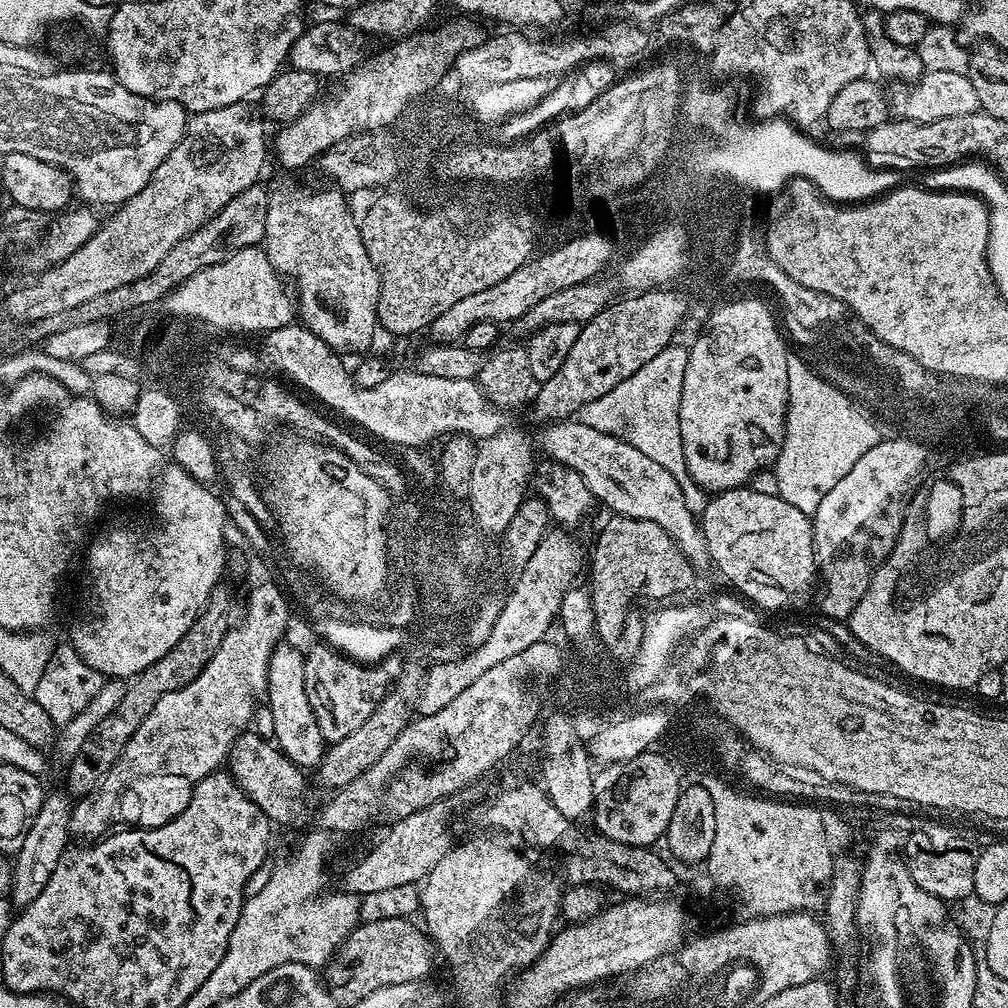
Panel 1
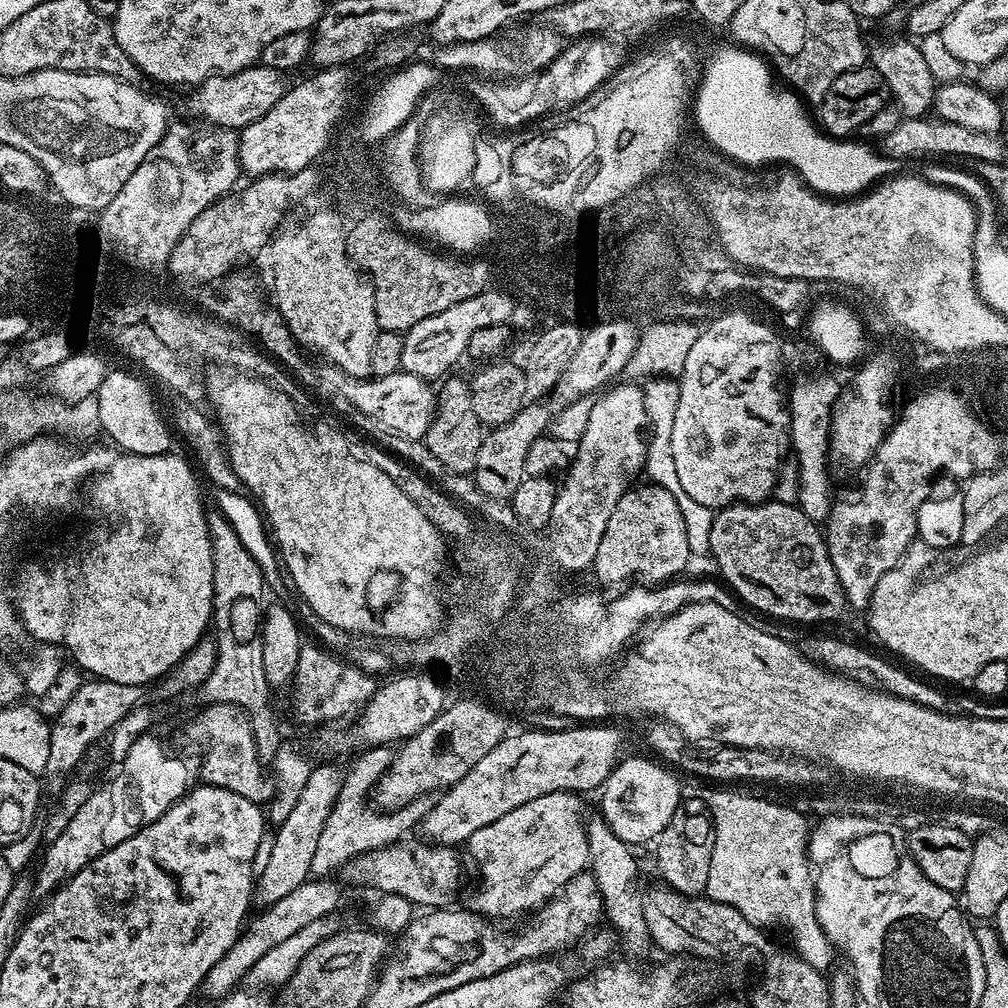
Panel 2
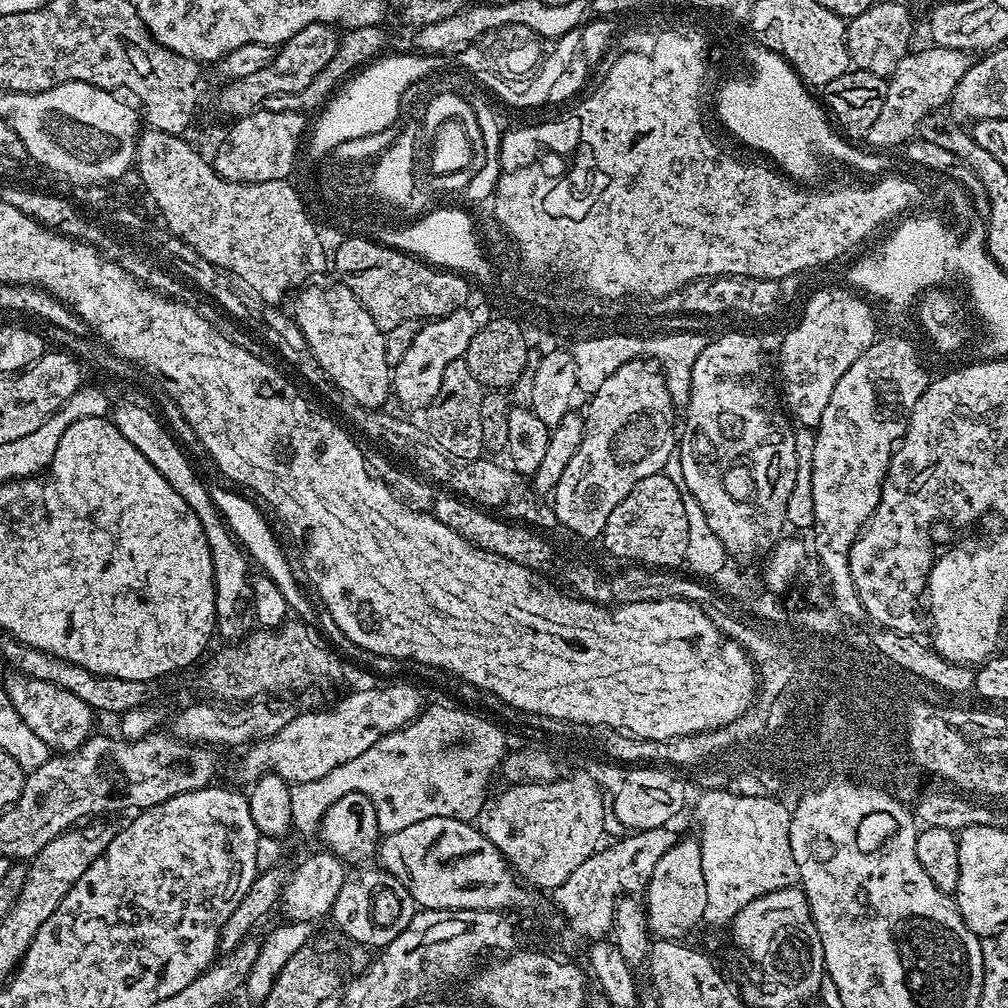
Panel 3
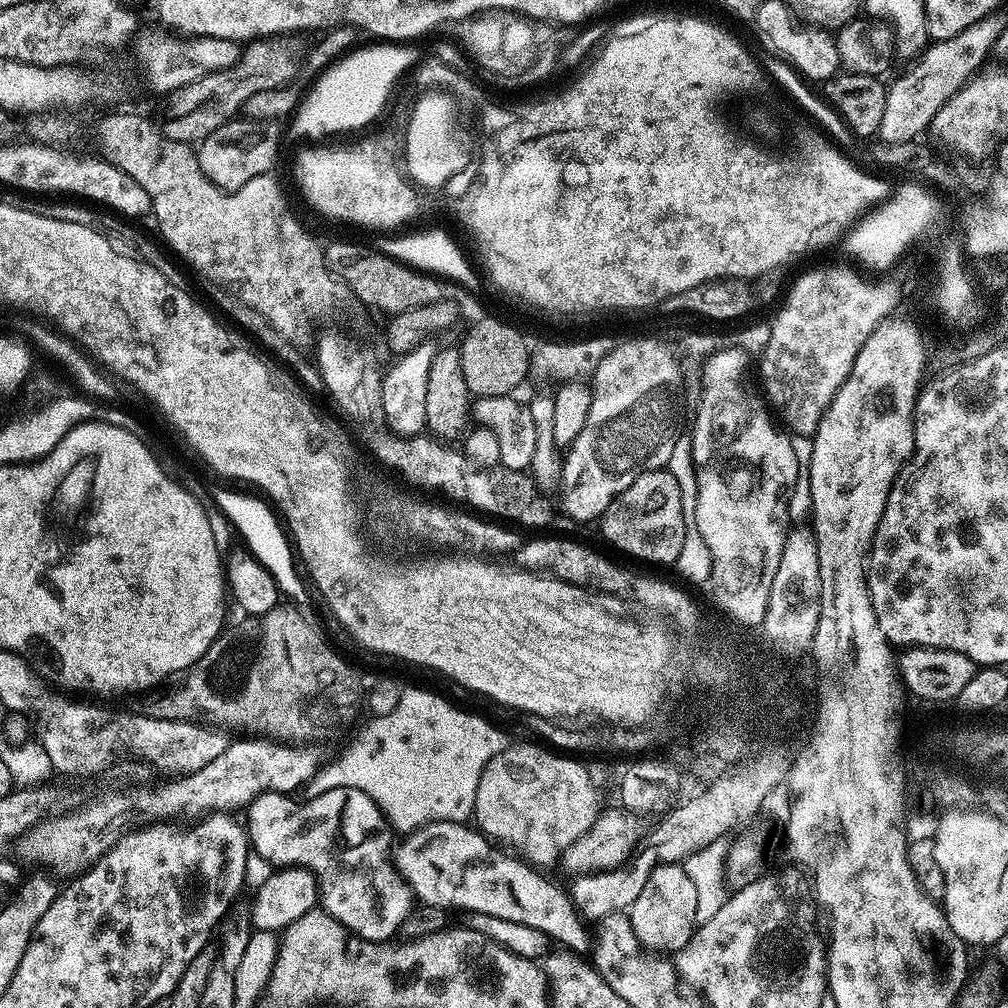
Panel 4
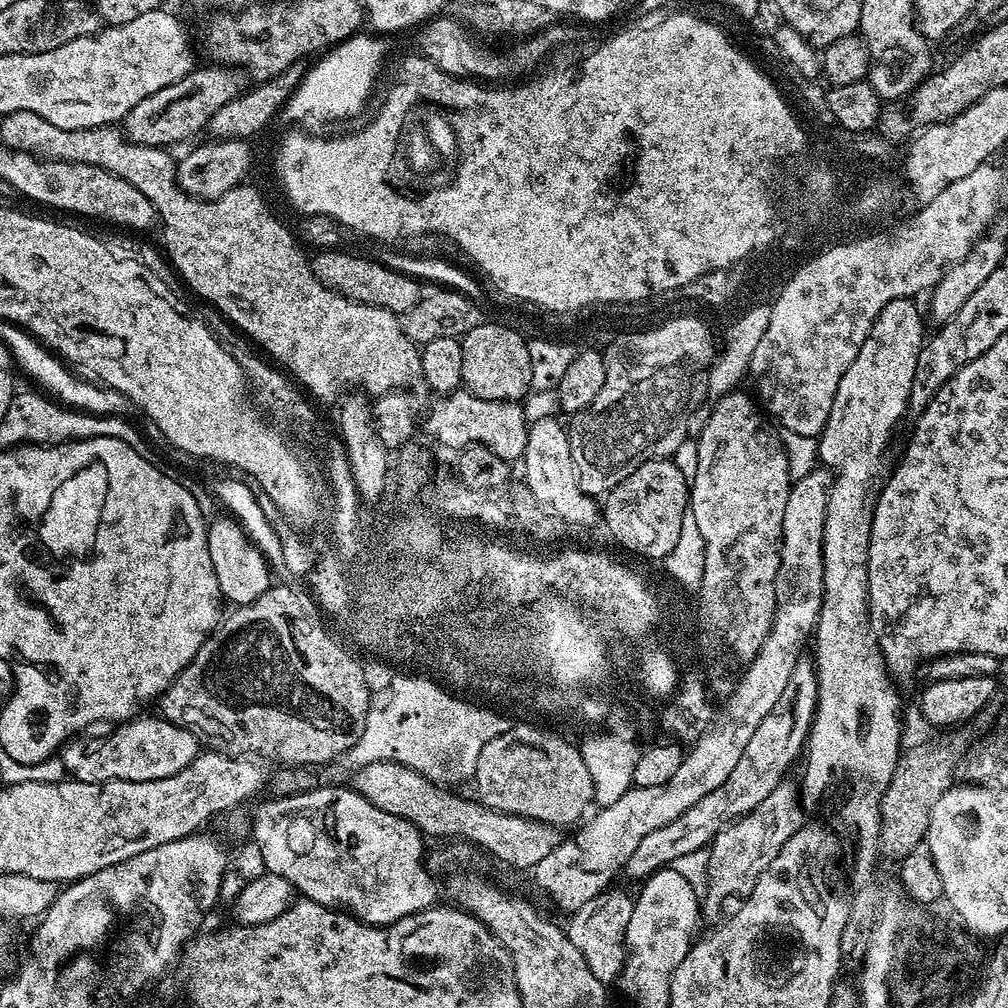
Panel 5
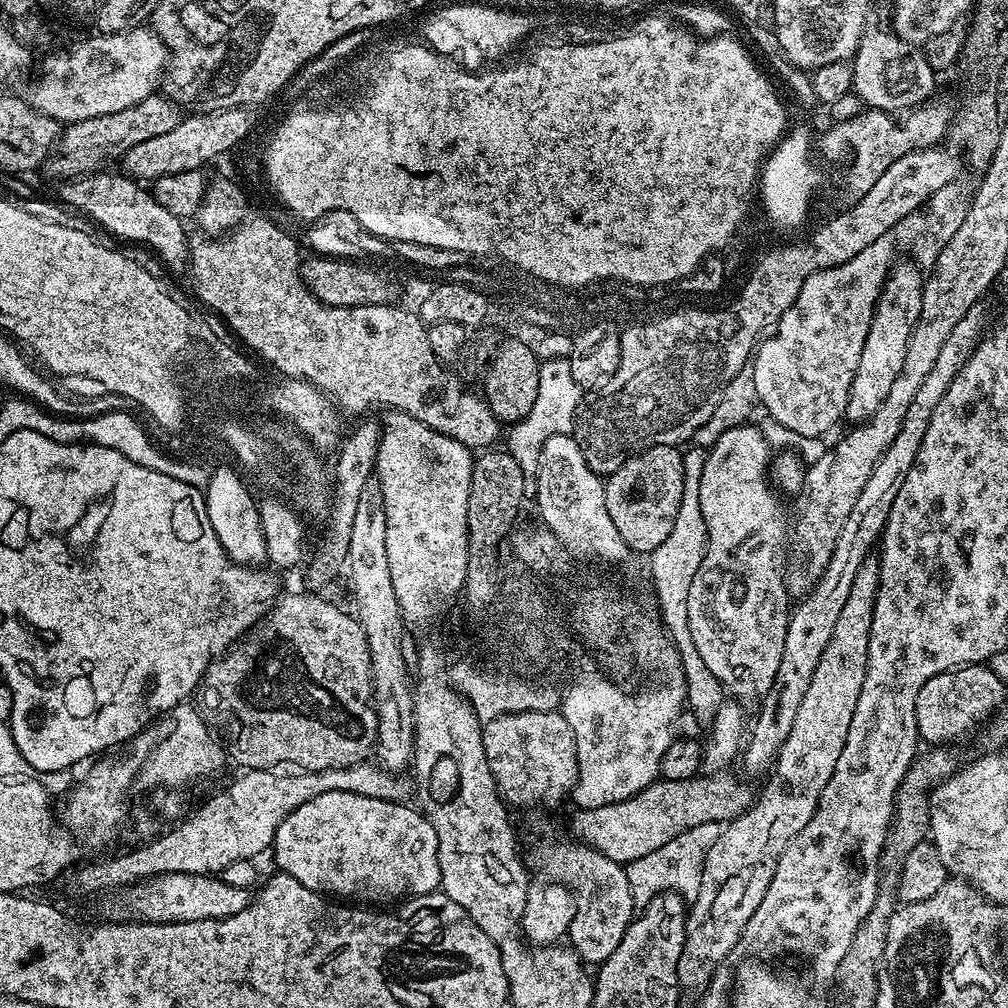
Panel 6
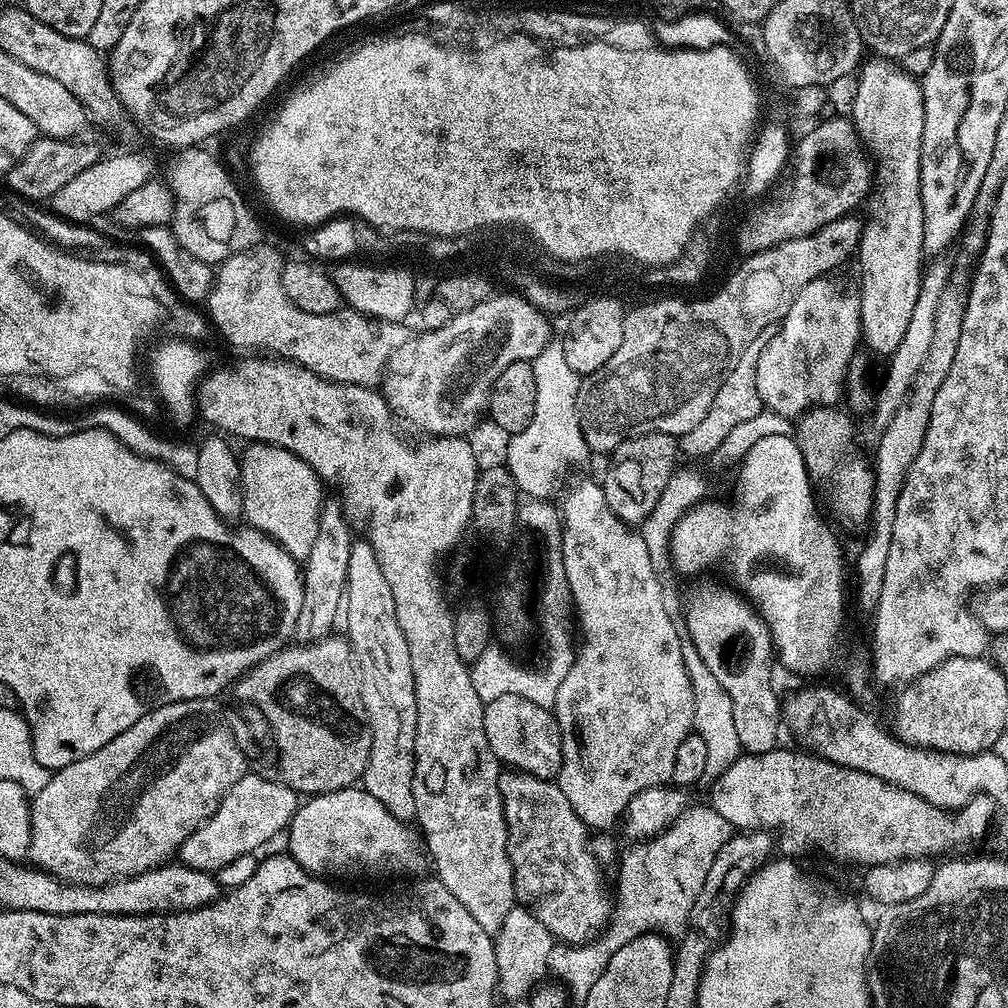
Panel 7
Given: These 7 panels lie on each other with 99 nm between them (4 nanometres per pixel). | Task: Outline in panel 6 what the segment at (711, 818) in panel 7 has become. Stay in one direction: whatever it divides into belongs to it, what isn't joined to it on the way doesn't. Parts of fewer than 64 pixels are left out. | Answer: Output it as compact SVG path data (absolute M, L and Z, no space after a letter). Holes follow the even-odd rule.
M709 825L694 826L678 834L678 838L670 838L666 846L658 846L654 854L646 854L646 858L638 858L627 864L630 890L637 905L649 904L660 892L677 892L679 896L691 898L700 885L704 859L710 843Z

